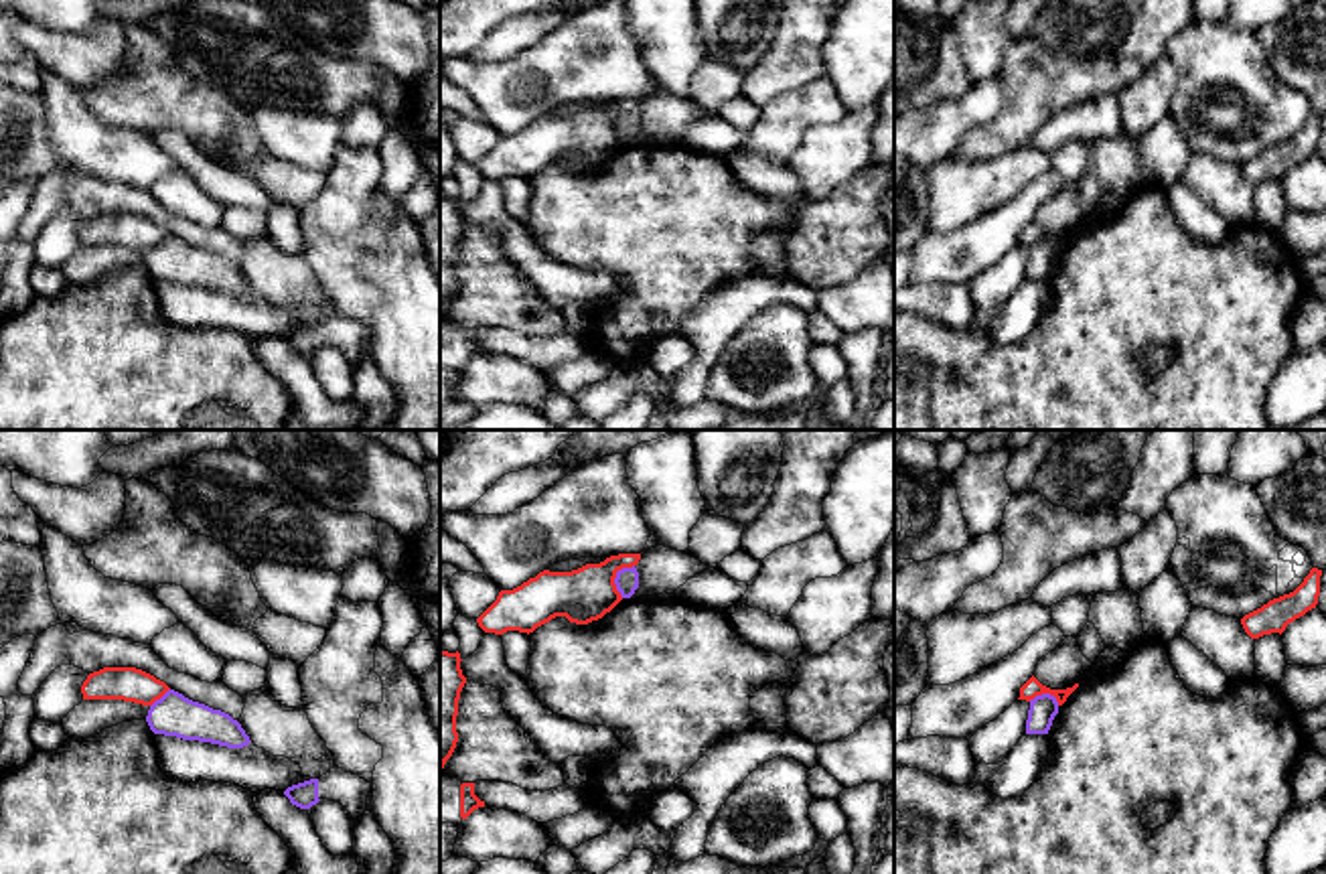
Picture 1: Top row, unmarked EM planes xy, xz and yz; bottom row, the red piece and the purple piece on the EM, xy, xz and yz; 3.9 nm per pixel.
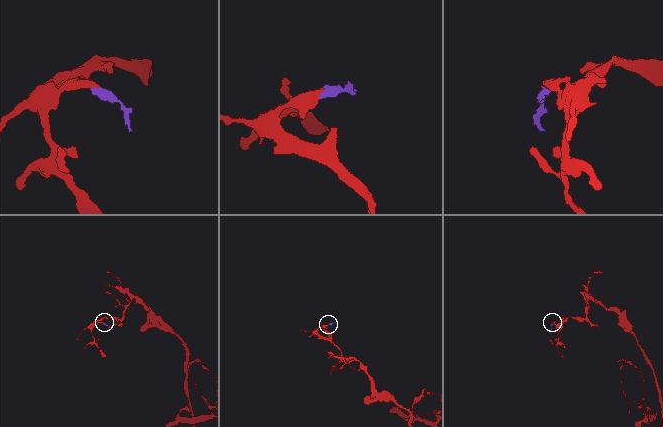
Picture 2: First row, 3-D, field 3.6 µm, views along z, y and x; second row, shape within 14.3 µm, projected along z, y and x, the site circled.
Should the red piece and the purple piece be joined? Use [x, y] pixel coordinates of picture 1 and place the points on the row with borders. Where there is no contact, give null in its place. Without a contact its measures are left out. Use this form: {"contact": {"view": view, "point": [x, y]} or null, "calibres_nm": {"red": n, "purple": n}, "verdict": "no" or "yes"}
{"contact": {"view": "xz", "point": [615, 576]}, "calibres_nm": {"red": 220, "purple": 100}, "verdict": "no"}

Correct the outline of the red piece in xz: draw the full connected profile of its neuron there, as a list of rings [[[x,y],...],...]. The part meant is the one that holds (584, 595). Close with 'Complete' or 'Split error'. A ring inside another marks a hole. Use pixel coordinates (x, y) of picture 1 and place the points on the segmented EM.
[[[641,554],[610,556],[572,572],[543,570],[513,590],[501,590],[497,600],[476,618],[485,633],[533,633],[556,616],[588,625],[610,612],[620,600],[614,578],[633,568]]]. Complete

